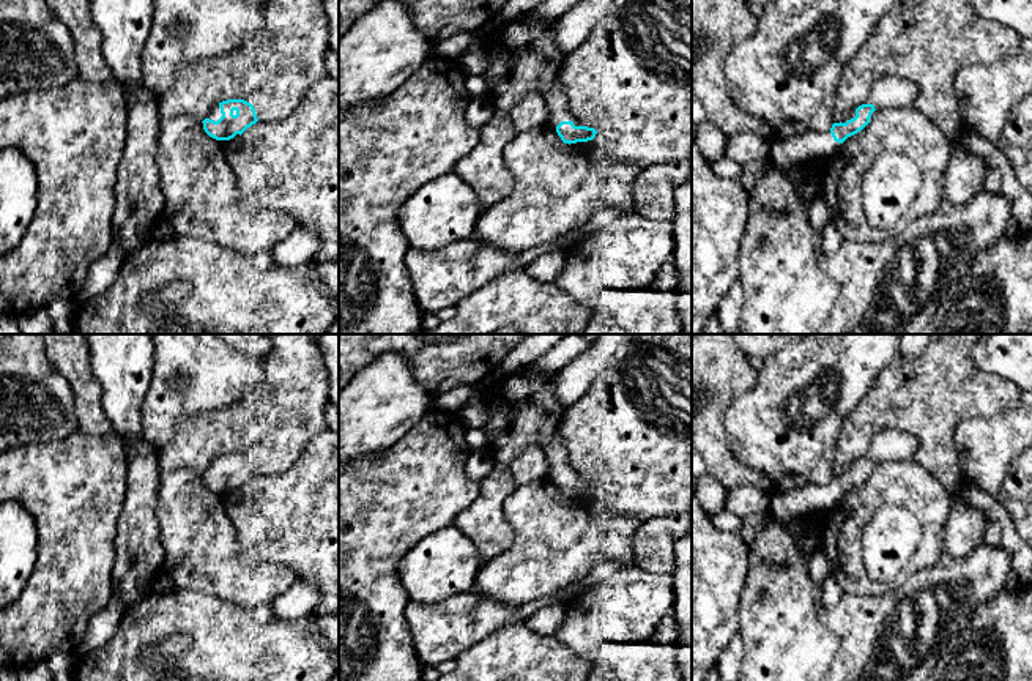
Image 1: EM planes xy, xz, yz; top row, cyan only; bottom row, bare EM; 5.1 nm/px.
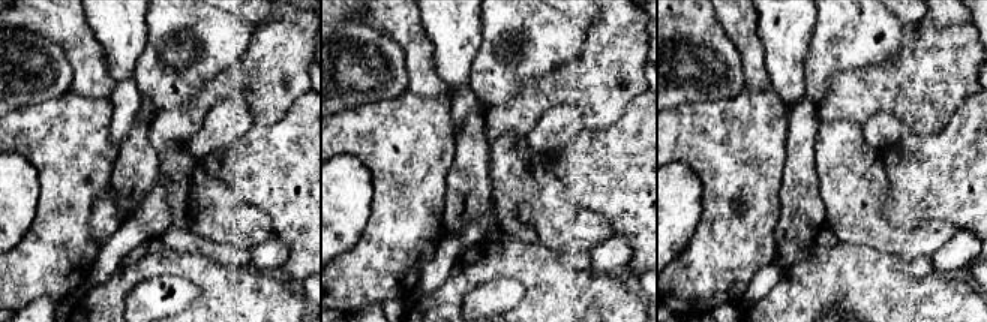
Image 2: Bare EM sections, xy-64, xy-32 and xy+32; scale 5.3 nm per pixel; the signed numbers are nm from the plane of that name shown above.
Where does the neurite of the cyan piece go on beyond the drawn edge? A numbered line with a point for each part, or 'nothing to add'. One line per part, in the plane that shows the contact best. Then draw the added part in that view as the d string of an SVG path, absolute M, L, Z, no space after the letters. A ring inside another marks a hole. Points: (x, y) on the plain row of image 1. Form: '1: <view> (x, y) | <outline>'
1: xz (555, 451) | M559 430L555 434L551 443L544 449L548 465L550 465L550 481L556 484L556 479L561 474L572 474L575 479L581 479L581 476L570 467L567 452L564 448L564 440Z

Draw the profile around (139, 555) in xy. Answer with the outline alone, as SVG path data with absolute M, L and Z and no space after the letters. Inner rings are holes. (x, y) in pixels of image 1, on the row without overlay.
M143 440L128 454L126 495L115 538L112 593L123 599L126 610L145 594L145 583L162 571L158 489L156 446Z

